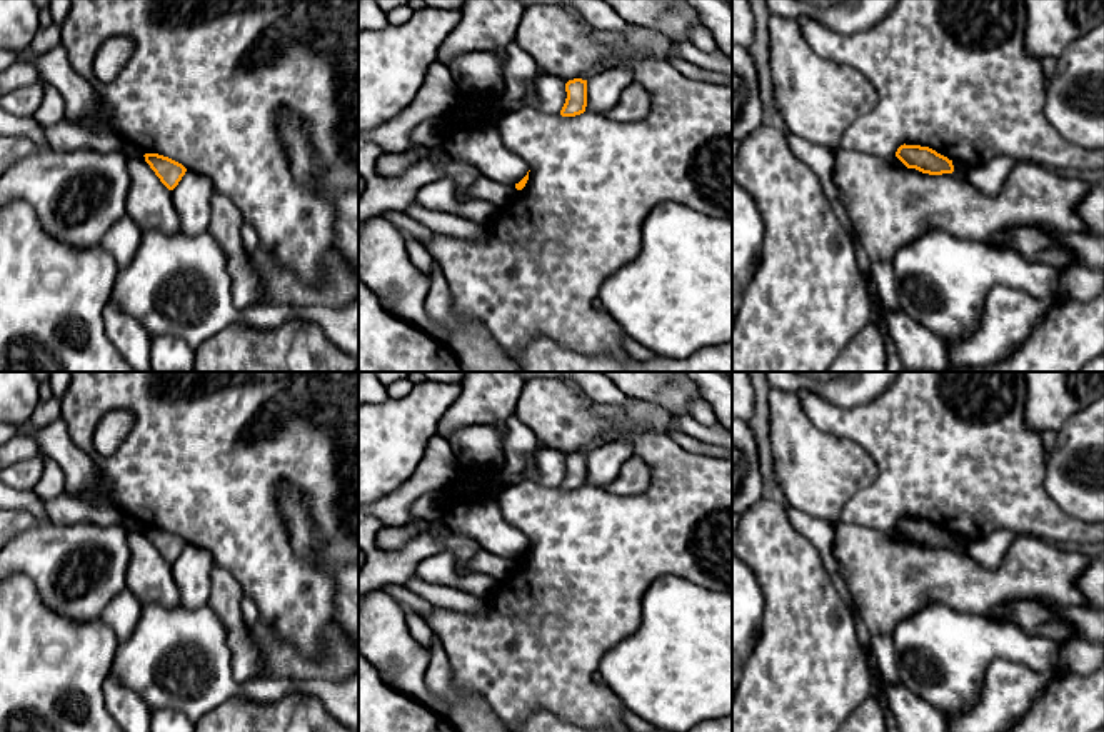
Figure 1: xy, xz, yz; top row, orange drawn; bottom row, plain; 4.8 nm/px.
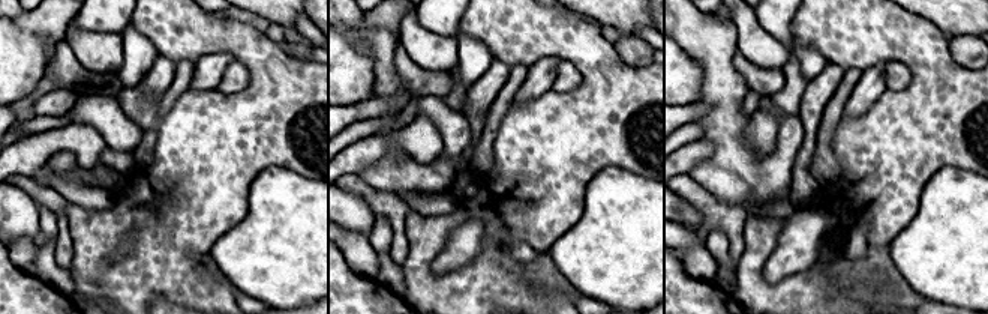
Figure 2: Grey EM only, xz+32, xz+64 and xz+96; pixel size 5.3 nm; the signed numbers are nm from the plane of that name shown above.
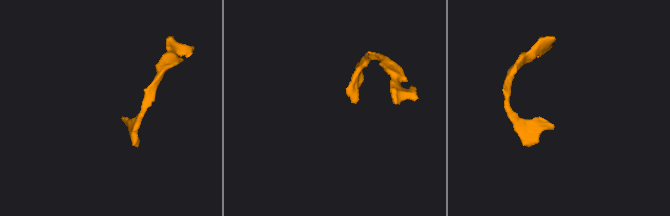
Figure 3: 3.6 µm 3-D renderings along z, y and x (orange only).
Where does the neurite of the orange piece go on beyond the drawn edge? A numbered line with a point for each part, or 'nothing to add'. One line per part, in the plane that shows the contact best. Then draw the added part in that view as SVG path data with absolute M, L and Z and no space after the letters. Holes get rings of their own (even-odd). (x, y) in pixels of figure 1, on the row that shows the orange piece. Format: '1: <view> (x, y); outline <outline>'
nothing to add

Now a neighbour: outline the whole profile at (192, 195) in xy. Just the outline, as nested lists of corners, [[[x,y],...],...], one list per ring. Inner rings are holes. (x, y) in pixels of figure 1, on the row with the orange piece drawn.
[[[192,170],[185,172],[178,185],[172,190],[182,233],[198,235],[208,232],[213,193],[215,188],[205,175]]]

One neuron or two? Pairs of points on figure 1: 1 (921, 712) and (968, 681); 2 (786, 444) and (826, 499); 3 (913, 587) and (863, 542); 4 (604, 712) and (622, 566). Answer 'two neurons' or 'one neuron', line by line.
1: two neurons
2: one neuron
3: one neuron
4: one neuron

